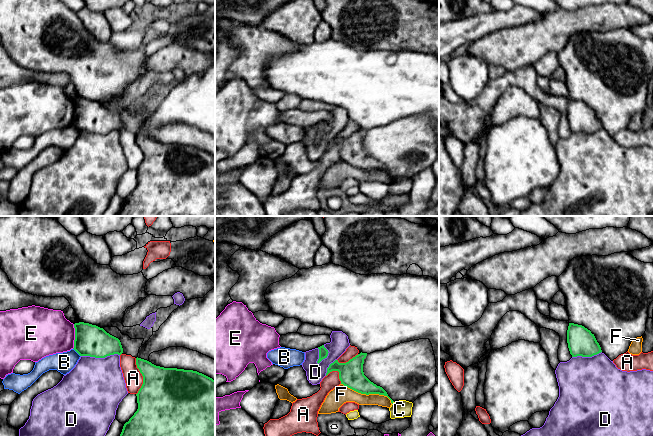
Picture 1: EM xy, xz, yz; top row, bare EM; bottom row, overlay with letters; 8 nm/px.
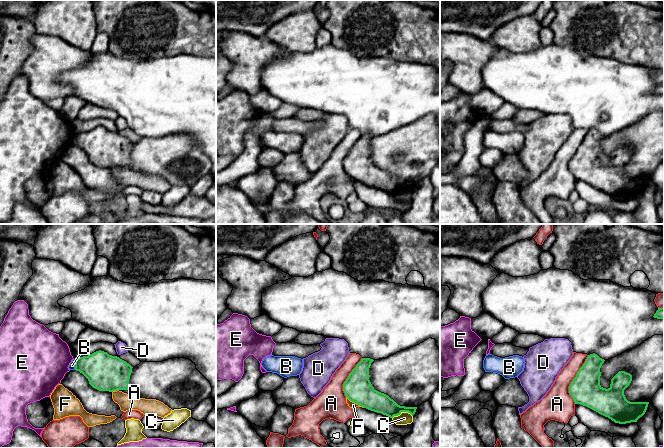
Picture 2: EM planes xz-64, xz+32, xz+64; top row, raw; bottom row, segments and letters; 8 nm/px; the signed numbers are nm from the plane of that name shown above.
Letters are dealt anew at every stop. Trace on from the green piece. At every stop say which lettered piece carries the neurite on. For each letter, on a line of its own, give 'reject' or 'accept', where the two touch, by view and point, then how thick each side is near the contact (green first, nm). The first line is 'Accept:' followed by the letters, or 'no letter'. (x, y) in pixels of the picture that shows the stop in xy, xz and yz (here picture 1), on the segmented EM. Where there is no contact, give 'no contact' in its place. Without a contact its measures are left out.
Accept: no letter
A: reject; contact xy (142, 375); calibres 420 and 150 nm
B: reject; contact xy (76, 351); calibres 260 and 160 nm
C: reject; contact xz (392, 403); calibres 120 and 140 nm
D: reject; contact xy (100, 357); calibres 260 and 460 nm
E: reject; contact xy (75, 336); calibres 260 and 380 nm
F: reject; contact xz (367, 394); calibres 200 and 150 nm

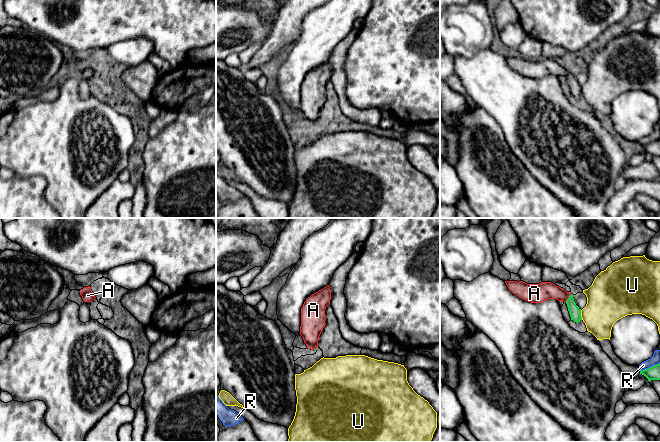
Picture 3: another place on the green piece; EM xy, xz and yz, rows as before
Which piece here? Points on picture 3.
Accept: A
A: accept; contact yz (568, 298); calibres 100 and 150 nm
R: reject; contact yz (650, 367); calibres 110 and 80 nm
U: reject; contact yz (580, 315); calibres 100 and 340 nm

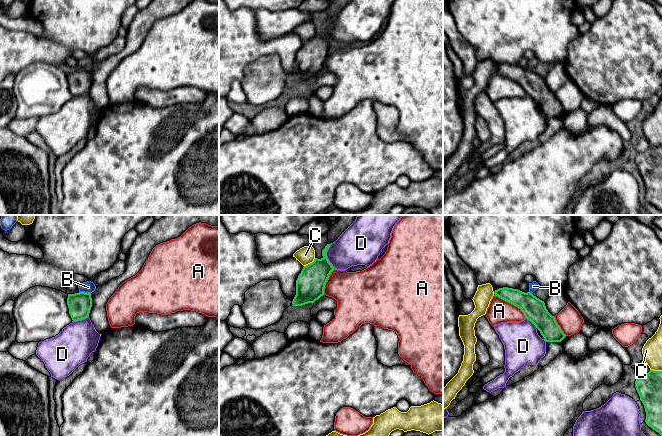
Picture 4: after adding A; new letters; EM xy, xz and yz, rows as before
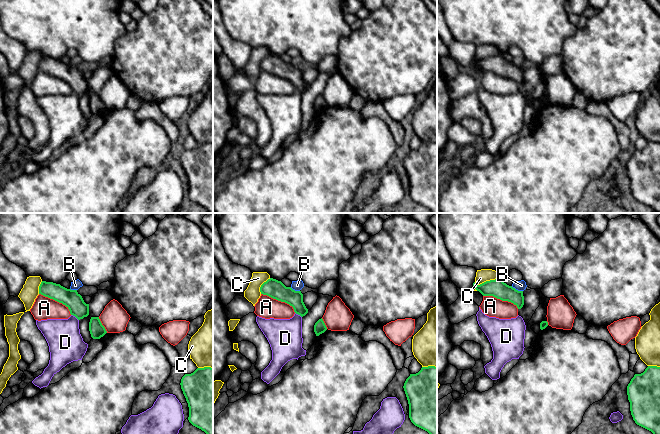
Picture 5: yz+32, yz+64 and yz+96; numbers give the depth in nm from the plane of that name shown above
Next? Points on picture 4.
Accept: no letter
A: reject; contact yz (511, 303); calibres 190 and 190 nm
B: reject; contact xy (84, 292); calibres 190 and 100 nm
C: reject; contact xz (310, 263); calibres 240 and 140 nm
D: reject; contact xz (326, 256); calibres 220 and 300 nm

